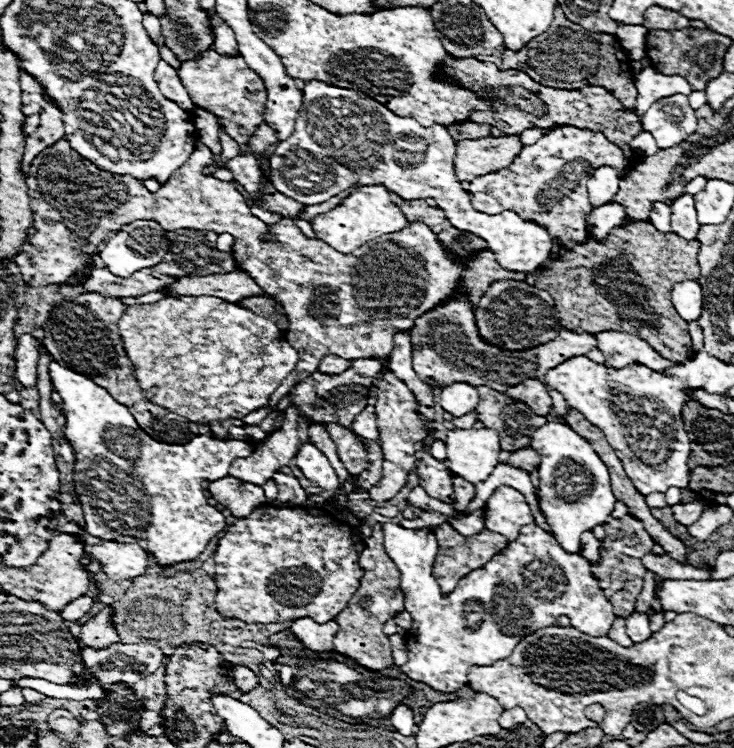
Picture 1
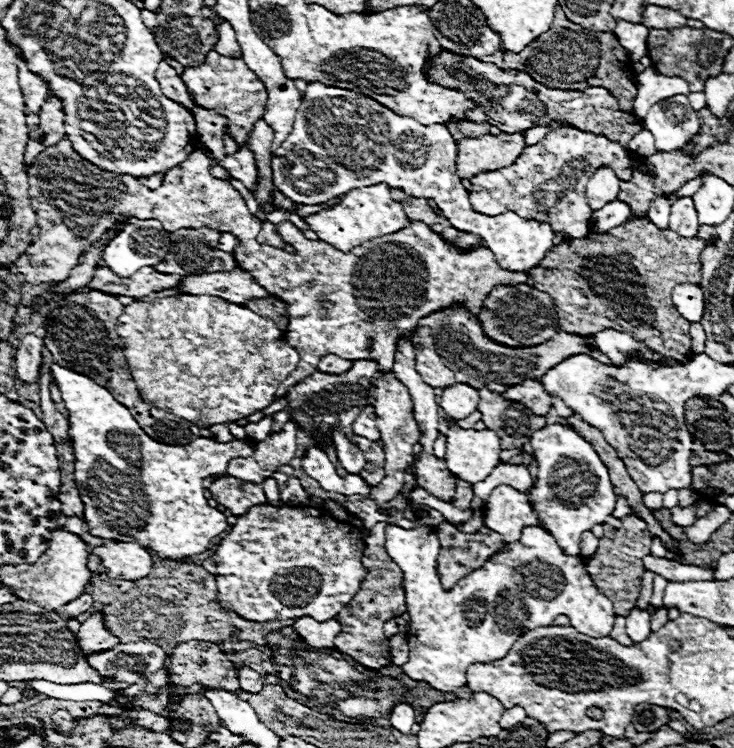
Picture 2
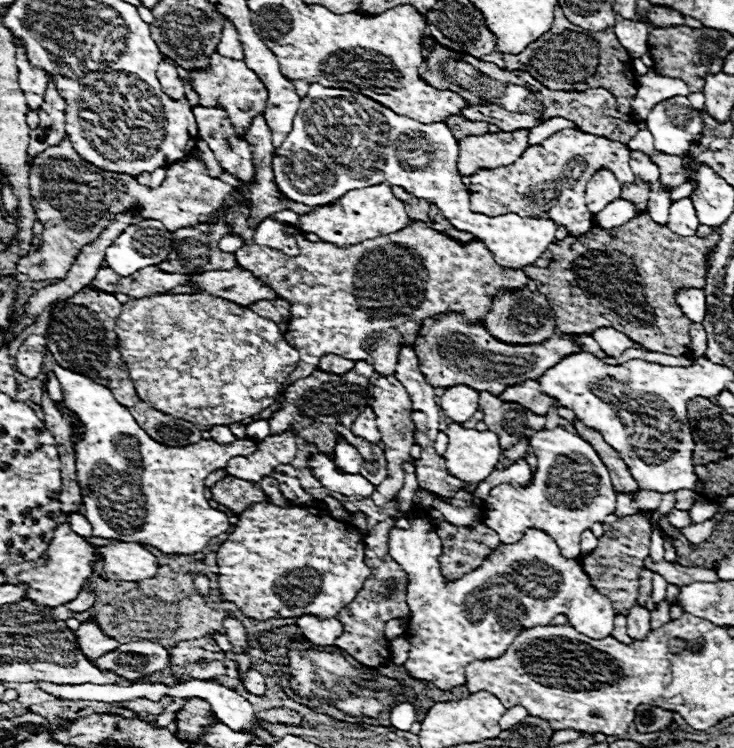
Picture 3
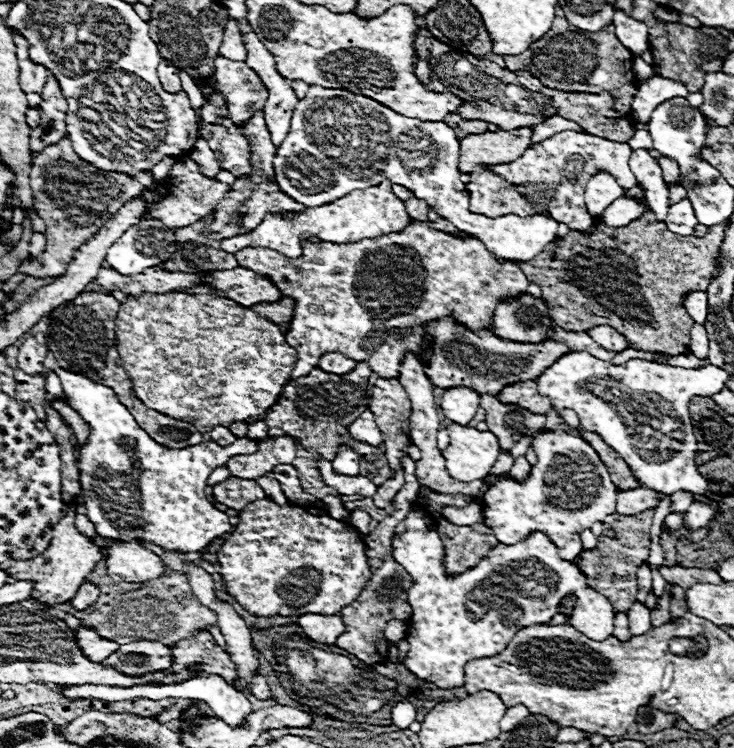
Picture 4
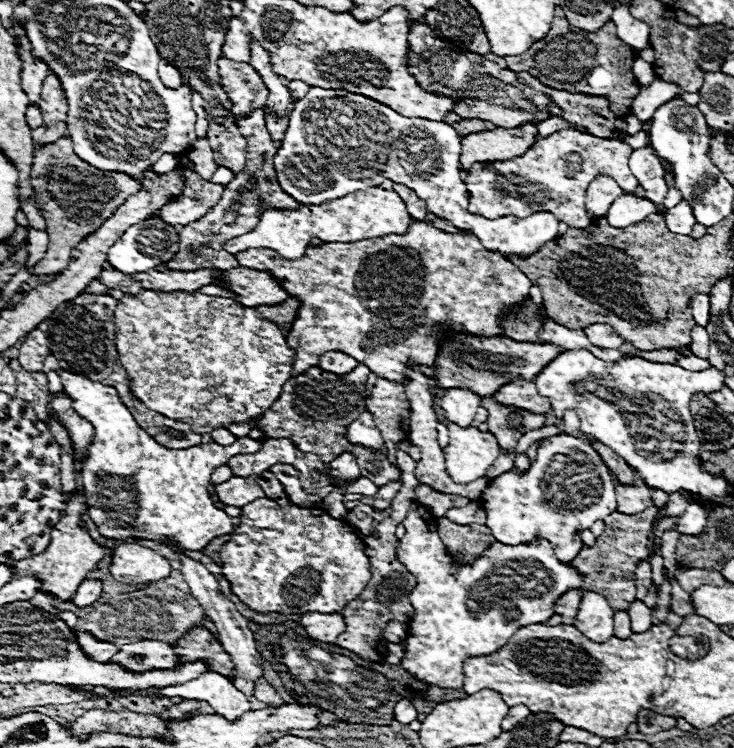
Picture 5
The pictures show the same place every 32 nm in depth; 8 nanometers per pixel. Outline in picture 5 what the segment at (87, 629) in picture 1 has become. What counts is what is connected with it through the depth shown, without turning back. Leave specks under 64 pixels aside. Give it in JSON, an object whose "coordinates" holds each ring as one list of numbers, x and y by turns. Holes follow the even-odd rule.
{"coordinates":[[78,634,76,638,78,638,78,644,82,646,82,650,86,652,86,656,90,656,92,660,98,660,98,662,108,662,112,658,112,654,116,654,116,650,118,650,114,644,98,642,90,634]]}

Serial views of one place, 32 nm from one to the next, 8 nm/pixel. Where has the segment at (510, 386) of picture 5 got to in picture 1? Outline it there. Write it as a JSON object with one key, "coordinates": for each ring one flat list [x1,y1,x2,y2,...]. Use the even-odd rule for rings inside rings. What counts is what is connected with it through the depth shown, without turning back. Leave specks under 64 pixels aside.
{"coordinates":[[536,378,522,380,520,384,508,388,504,394,508,394,514,400,524,402,538,416,548,416,550,410,552,410,552,398,550,398,546,386,540,380,536,380]]}

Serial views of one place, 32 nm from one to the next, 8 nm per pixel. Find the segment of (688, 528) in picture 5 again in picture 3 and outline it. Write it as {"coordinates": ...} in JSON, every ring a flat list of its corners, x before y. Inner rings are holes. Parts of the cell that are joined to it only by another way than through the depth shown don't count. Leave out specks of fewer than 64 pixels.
{"coordinates":[[698,500,692,504,690,508,690,520,692,524,700,524,700,522,706,522,708,518,712,518,718,510,718,504,710,504,710,502,704,502,704,500]]}

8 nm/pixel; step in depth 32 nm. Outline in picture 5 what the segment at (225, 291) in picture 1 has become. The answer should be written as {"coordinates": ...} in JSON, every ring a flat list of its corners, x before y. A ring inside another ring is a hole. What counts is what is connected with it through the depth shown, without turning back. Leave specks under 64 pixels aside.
{"coordinates":[[236,268,224,272,224,284,222,288,236,294,236,300,240,300,244,306,274,306,290,298,290,294,276,284,272,274,262,270,248,270,248,268]]}

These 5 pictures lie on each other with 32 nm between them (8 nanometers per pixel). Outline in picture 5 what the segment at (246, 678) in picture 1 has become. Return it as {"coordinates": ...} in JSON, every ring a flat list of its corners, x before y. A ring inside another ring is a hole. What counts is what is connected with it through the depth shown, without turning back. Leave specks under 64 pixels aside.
{"coordinates":[[258,680,256,682,256,698,260,700,260,702,266,702,266,704,270,704,270,706,282,706,284,702,282,702,282,698,280,698,280,694,274,690,274,686,270,686,266,680]]}

